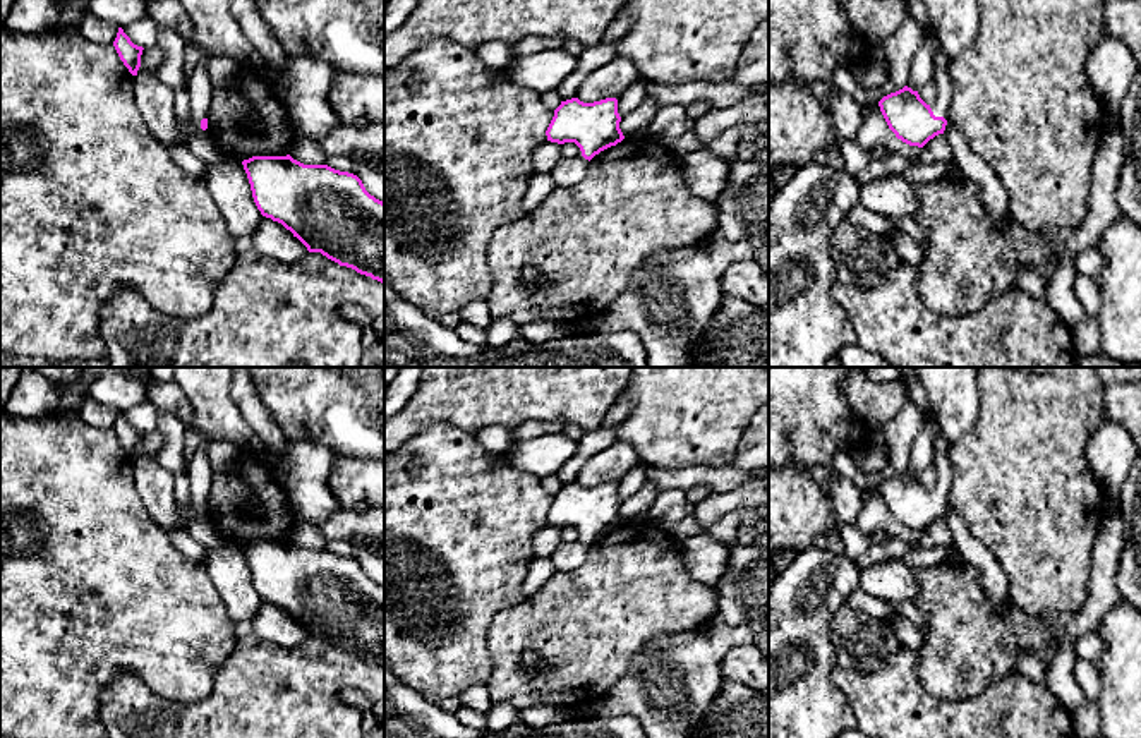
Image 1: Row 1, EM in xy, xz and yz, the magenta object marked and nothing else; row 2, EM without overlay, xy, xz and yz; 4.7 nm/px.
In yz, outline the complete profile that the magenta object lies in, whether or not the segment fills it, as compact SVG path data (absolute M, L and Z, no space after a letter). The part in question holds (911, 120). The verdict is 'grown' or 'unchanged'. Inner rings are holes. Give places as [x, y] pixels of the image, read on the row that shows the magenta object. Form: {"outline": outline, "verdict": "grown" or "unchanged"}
{"outline": "M939 53L933 76L937 98L927 105L918 91L904 86L878 101L880 112L897 139L909 146L923 148L930 139L944 134L952 103L952 82L949 77L949 60Z", "verdict": "grown"}

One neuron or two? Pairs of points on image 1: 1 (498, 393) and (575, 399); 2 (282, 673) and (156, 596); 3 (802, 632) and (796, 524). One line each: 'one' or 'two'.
1: one
2: two
3: two

